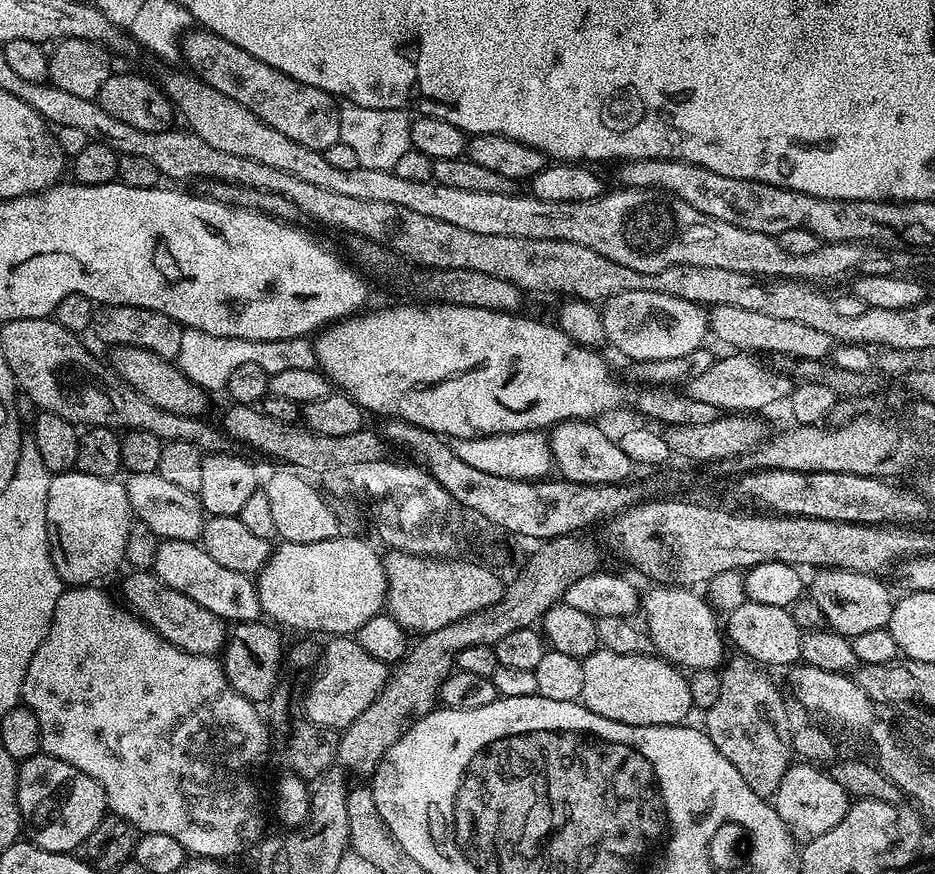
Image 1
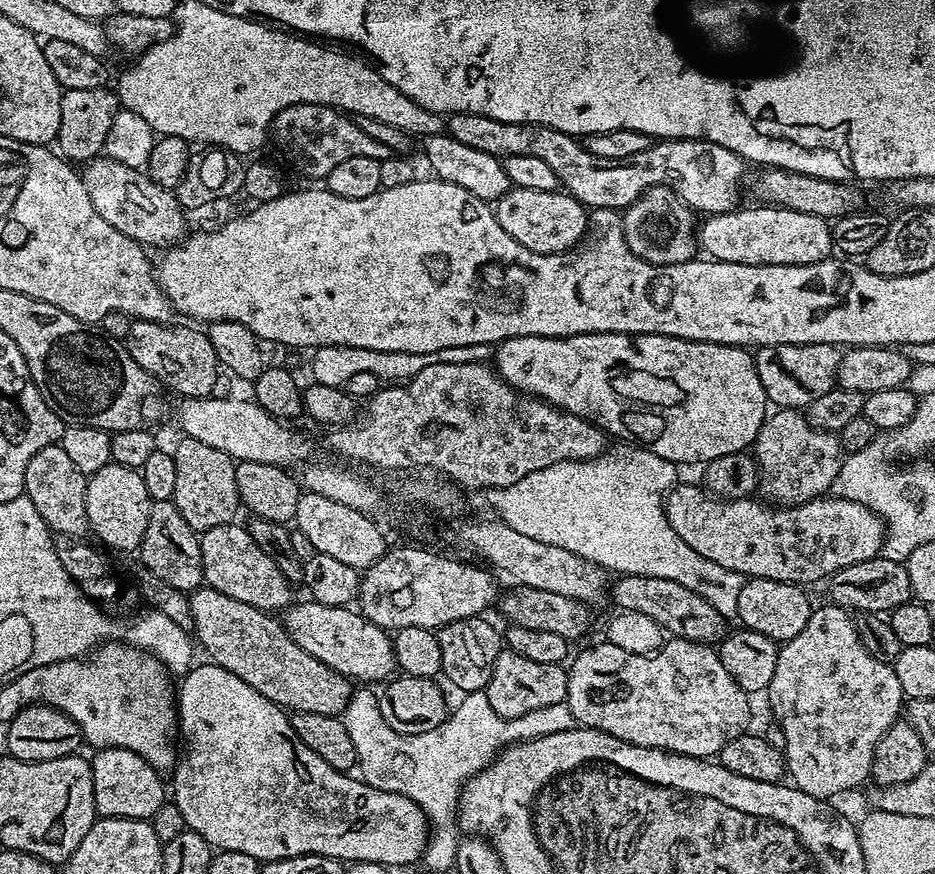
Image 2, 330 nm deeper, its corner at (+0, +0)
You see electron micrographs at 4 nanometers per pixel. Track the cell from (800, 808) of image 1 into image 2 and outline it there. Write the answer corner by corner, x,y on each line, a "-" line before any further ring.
824,602
821,608
820,605
813,607
810,622
806,622
806,626
802,626
802,630
798,634
794,634
794,638
783,641
779,645
779,649
778,666
774,666
774,678
770,678
766,699
768,699
769,706
772,707
773,714
771,715
779,721
782,730
786,734
786,746
783,750
783,756
787,775
790,778
792,775
791,783
795,787
801,788
806,794
825,802
831,801
833,799
831,796
836,796
839,792
848,792
851,788
858,787
859,784
869,783
872,775
872,763
874,762
874,750
878,746
882,734
886,734
889,726
897,723
899,716
896,715
899,712
901,715
902,705
906,700
902,686
898,686
898,674
894,674
892,665
874,658
874,654
870,654
865,650
856,629
856,621
850,615
849,609
840,608
837,604
831,602

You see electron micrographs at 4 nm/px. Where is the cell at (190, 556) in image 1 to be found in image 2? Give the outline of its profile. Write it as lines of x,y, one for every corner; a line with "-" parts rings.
305,598
301,604
293,602
283,609
282,623
286,634
290,634
290,638
306,650
306,654
318,658
318,662
326,662
330,670
338,670
338,674
347,676
353,682
384,682
397,671
392,636
370,622
359,610
348,606
326,606

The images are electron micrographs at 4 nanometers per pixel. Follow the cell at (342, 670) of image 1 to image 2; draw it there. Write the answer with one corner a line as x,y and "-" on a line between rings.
207,586
197,588
188,596
188,601
195,643
204,647
208,655
205,657
211,663
230,670
230,674
238,674
246,686
254,686
258,694
266,694
270,702
289,713
340,716
346,710
352,700
353,681
338,674
338,670
330,670
326,662
318,662
318,658
306,654
306,650
286,634
283,623
275,615
246,606
246,602
238,602
238,598
230,598
222,594
222,590

